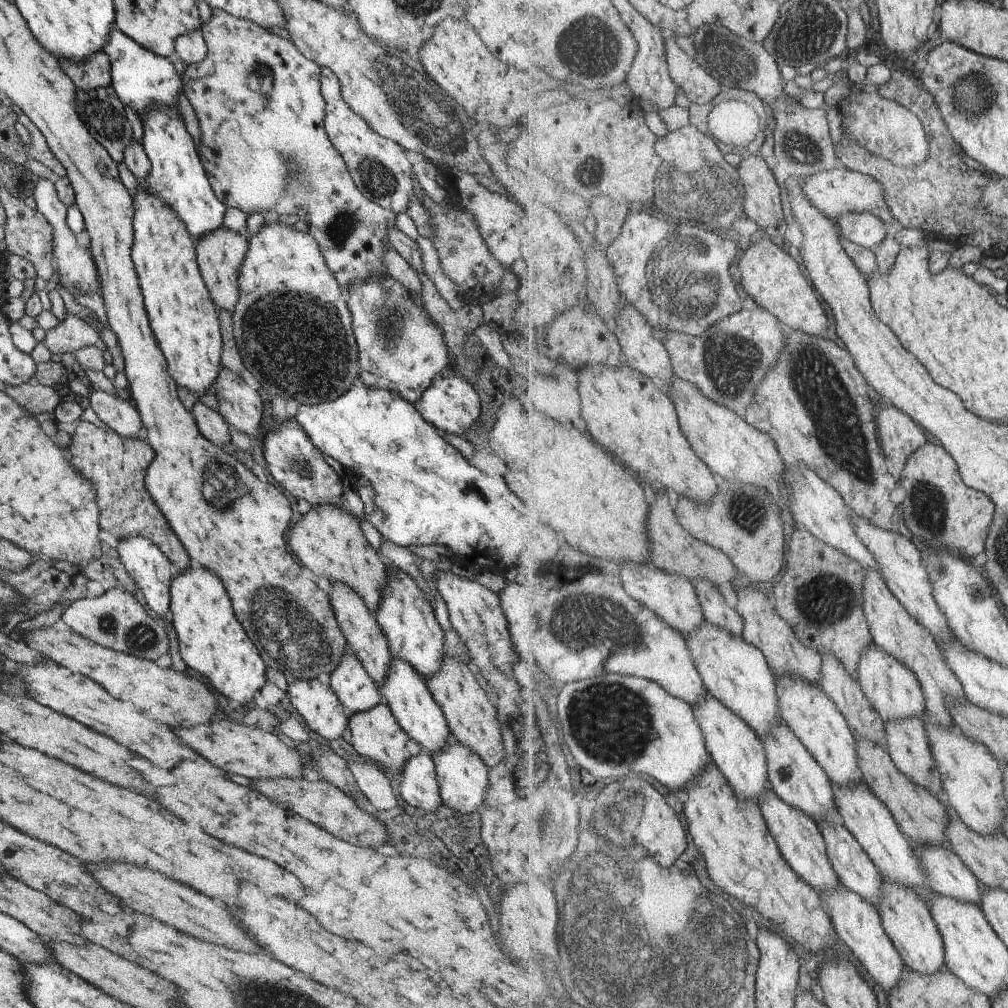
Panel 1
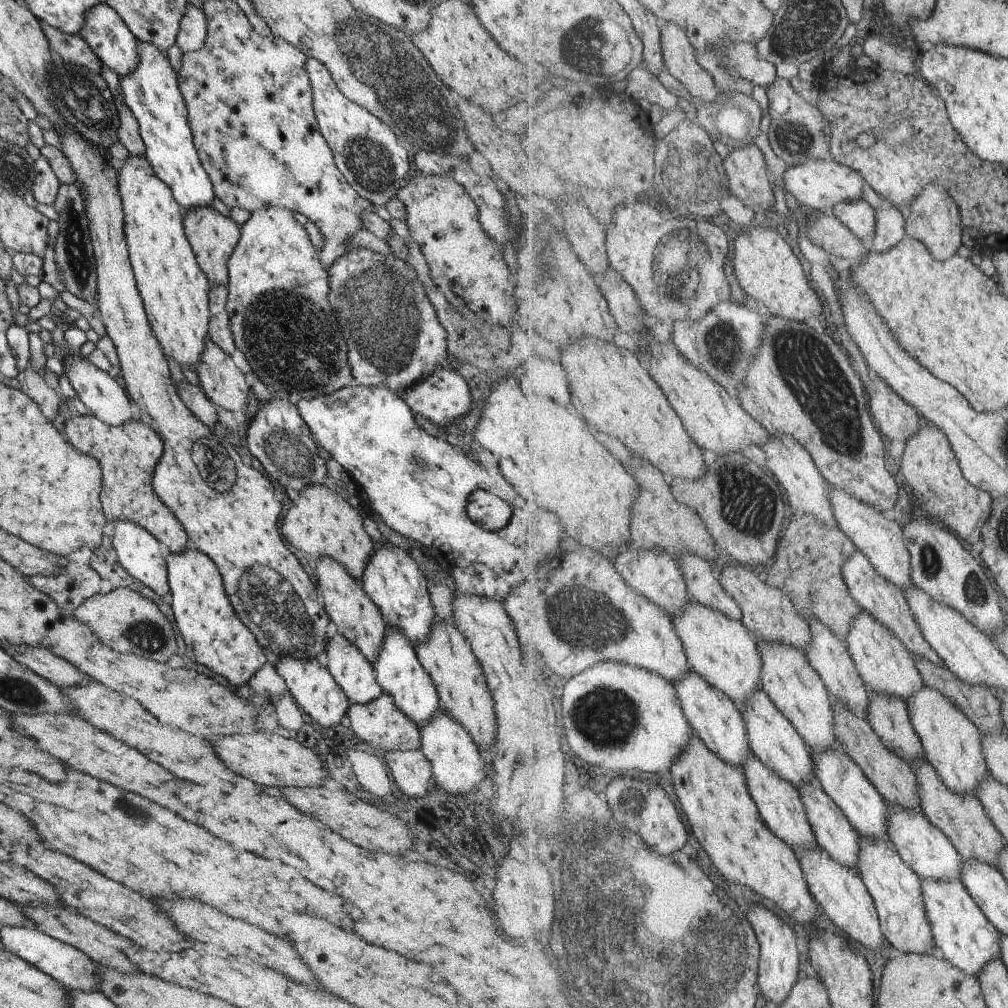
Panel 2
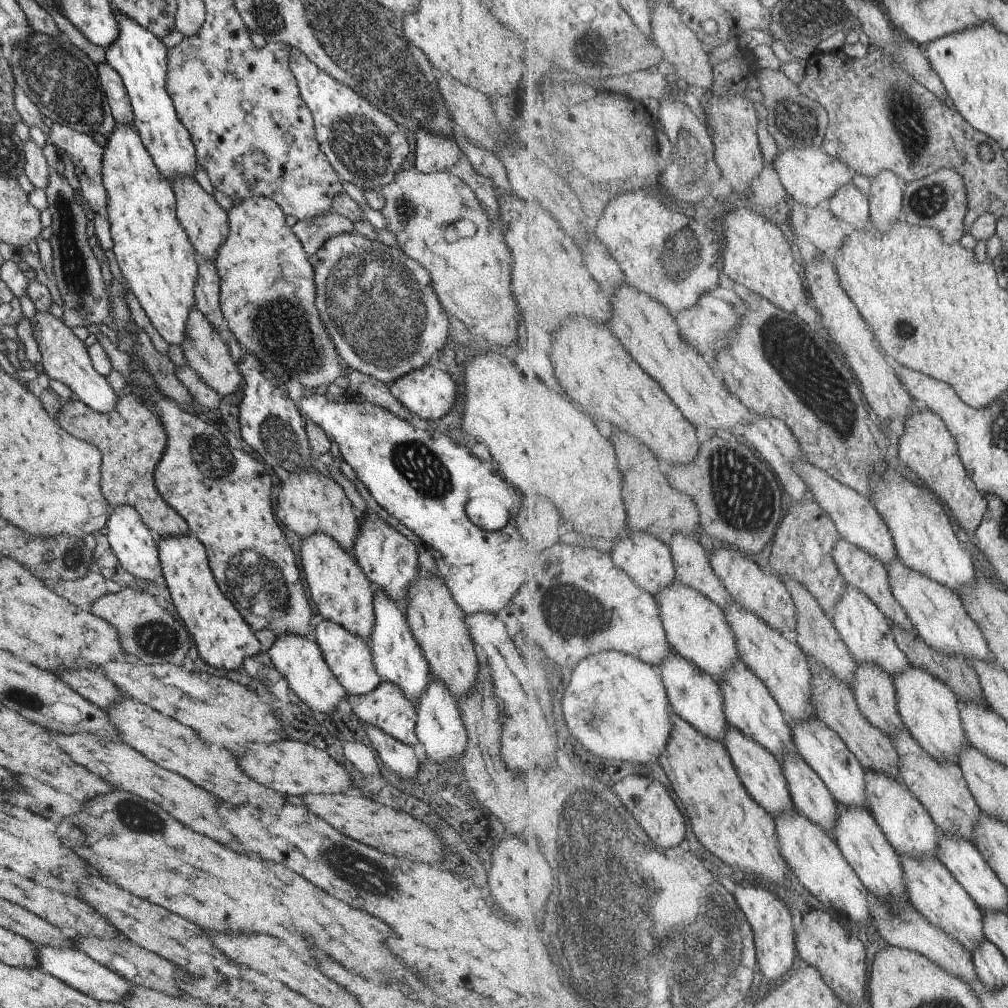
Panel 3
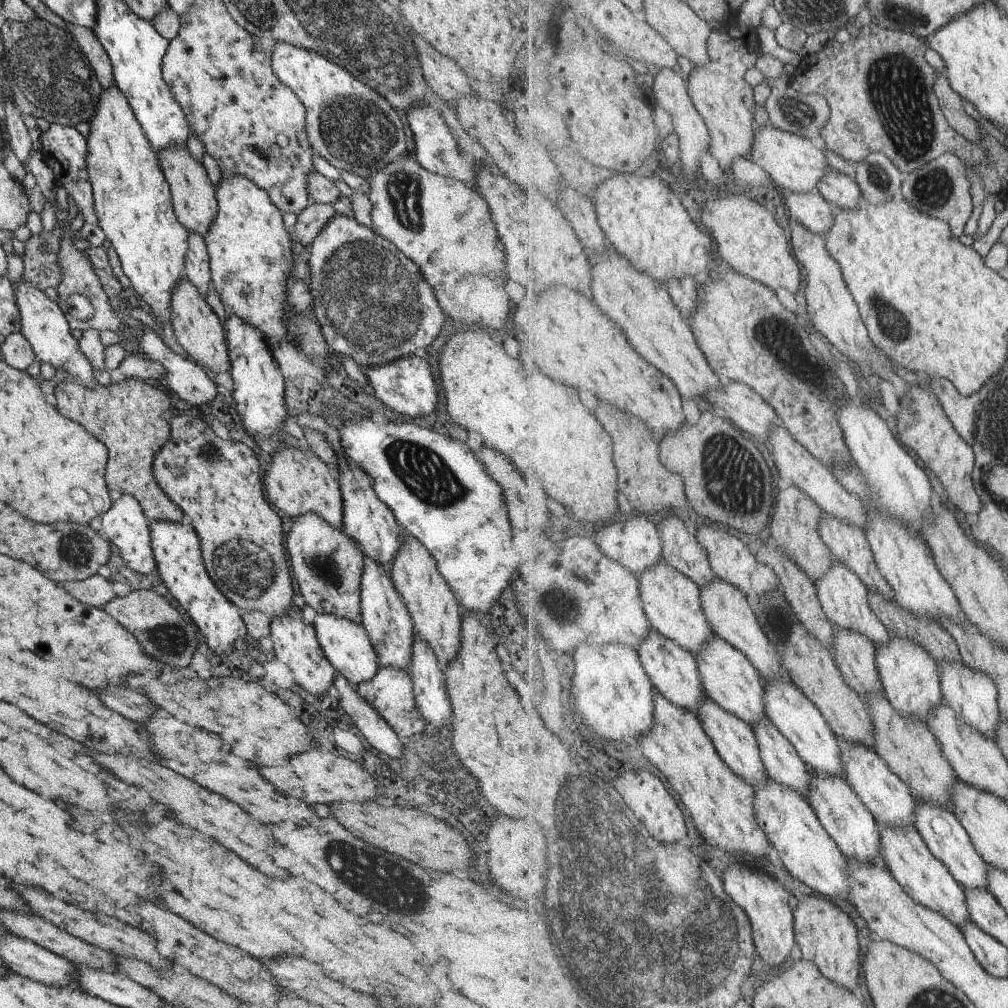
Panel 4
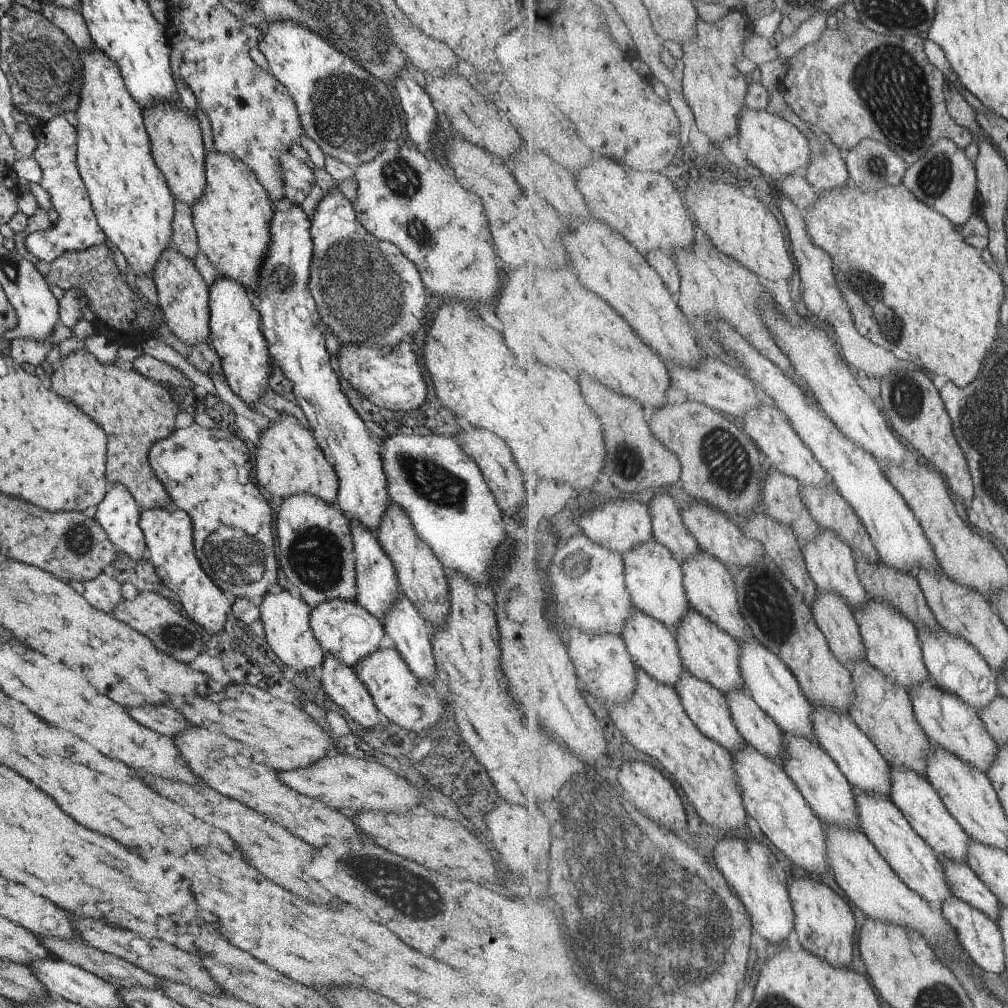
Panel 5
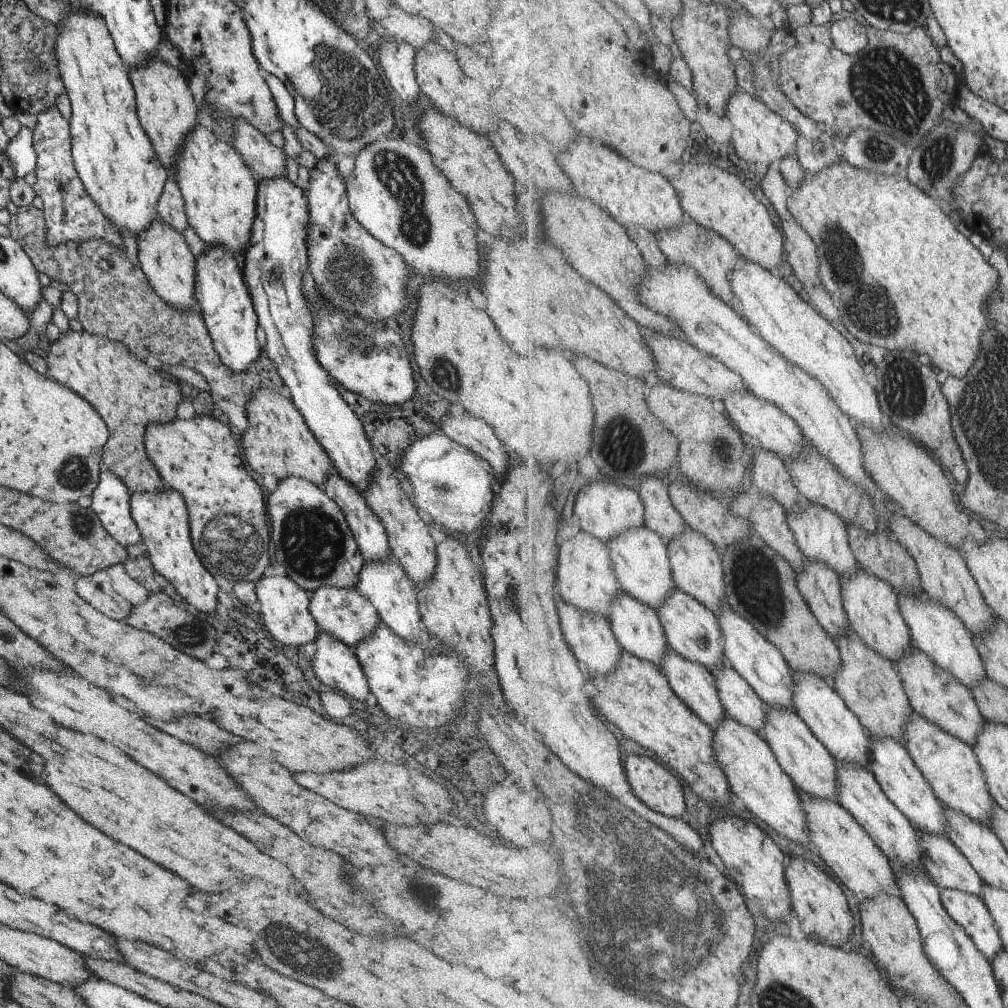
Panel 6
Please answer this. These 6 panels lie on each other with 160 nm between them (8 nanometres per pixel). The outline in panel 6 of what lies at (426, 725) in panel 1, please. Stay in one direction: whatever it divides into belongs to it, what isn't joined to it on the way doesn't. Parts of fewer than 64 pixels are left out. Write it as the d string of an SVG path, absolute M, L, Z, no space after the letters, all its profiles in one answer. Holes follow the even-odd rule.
M329 470L329 474L321 484L323 492L339 507L344 514L345 522L348 524L353 540L356 542L359 552L362 554L364 561L380 561L389 554L388 542L384 533L384 526L381 521L373 514L373 511L367 506L361 492L356 489L354 484L346 481L335 470Z

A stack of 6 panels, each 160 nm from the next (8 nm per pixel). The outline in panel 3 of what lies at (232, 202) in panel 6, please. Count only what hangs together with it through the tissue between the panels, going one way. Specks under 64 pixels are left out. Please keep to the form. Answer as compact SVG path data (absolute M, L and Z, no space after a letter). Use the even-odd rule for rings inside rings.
M249 197L237 201L225 212L228 233L213 258L219 277L218 301L224 329L233 334L245 353L257 357L283 384L289 378L295 379L305 394L322 391L331 382L344 384L338 354L323 325L323 317L315 308L312 266L301 243L284 223L285 215L277 203L267 197Z

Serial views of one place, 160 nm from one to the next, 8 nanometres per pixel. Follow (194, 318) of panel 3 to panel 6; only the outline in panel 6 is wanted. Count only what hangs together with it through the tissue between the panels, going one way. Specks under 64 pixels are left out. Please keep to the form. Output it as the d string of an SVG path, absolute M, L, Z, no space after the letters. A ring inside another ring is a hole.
M155 218L150 225L136 236L137 262L147 277L155 294L166 304L178 311L195 309L194 300L194 259L183 235L167 223Z

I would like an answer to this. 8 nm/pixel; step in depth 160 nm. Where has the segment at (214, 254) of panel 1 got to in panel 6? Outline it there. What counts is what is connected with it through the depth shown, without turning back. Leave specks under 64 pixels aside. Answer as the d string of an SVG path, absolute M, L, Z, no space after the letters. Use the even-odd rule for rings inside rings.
M159 56L149 57L144 65L130 68L127 72L134 90L136 115L140 125L151 141L159 162L167 170L169 178L174 180L172 176L174 158L180 151L184 136L191 133L197 123L199 114L191 98L187 81L177 67L161 61Z

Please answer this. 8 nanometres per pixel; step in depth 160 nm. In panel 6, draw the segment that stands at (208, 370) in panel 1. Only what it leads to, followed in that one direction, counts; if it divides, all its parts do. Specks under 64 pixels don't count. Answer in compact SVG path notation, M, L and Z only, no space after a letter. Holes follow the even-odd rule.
M73 1L70 5L72 11L56 24L54 55L64 93L70 102L68 129L72 163L86 193L102 215L113 222L118 231L129 230L136 238L157 218L157 199L169 174L156 157L151 141L137 118L134 90L127 68L113 46L105 23L96 14L84 11L78 2Z

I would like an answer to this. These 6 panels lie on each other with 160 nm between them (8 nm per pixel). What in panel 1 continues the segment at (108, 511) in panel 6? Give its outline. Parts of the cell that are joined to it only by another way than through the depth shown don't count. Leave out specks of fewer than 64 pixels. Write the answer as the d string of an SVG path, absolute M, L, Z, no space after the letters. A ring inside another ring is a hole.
M131 536L118 539L116 551L125 569L125 572L130 576L135 589L141 590L145 598L147 606L155 612L163 616L169 615L169 583L173 577L173 565L169 559L154 545L148 538L142 536Z

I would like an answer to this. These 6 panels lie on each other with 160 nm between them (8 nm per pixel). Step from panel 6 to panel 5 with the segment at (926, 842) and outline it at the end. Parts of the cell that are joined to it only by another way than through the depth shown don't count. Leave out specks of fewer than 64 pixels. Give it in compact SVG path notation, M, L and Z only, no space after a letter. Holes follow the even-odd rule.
M941 860L952 894L985 912L994 921L1000 917L1002 906L996 894L979 878L967 861Z

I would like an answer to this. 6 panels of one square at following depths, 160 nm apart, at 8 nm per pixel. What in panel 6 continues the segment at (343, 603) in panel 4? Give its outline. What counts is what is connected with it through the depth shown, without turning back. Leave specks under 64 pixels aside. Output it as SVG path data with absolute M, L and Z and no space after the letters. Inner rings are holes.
M295 475L283 477L275 483L274 489L268 492L266 508L271 524L270 540L275 548L273 552L275 560L283 566L285 575L295 584L309 594L320 586L355 588L358 572L364 561L362 554L353 540L344 514L321 487Z

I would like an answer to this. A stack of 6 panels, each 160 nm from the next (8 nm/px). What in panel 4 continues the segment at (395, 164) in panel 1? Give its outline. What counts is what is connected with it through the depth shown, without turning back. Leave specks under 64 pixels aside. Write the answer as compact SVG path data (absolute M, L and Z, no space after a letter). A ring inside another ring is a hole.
M275 42L270 54L273 74L297 96L305 108L305 133L308 144L314 153L325 159L329 165L339 172L345 170L366 179L373 176L373 172L383 170L399 156L405 155L405 136L402 134L401 120L397 112L377 92L357 82L349 72L341 70L321 54L301 50L287 42Z

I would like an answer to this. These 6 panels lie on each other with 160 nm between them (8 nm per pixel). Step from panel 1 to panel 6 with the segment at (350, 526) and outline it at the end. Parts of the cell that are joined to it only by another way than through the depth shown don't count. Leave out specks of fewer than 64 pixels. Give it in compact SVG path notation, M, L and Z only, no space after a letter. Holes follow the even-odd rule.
M260 385L258 389L250 392L244 404L244 413L247 429L240 432L239 439L249 468L253 468L257 474L269 472L275 478L295 475L321 487L332 469L330 458L310 433L292 401L279 395L275 388Z

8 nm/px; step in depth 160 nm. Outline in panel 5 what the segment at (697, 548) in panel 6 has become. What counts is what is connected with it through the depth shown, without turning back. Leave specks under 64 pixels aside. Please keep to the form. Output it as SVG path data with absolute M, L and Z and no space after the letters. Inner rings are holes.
M701 550L696 557L691 557L682 563L684 568L685 588L688 592L690 606L703 613L707 618L716 622L729 634L741 642L750 638L751 630L746 624L744 614L740 609L740 598L738 597L738 586L734 580L734 571L729 566L711 556L707 551Z

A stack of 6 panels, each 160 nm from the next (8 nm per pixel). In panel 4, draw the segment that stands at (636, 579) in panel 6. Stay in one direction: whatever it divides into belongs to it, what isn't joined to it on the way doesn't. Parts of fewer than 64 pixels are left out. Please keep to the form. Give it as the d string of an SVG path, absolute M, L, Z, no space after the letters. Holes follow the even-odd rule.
M663 560L653 570L639 575L639 580L641 595L644 596L645 612L653 628L667 638L677 641L693 654L698 654L709 641L712 641L715 632L705 614L705 606L701 600L703 592L691 578L687 578L685 574L681 574Z

